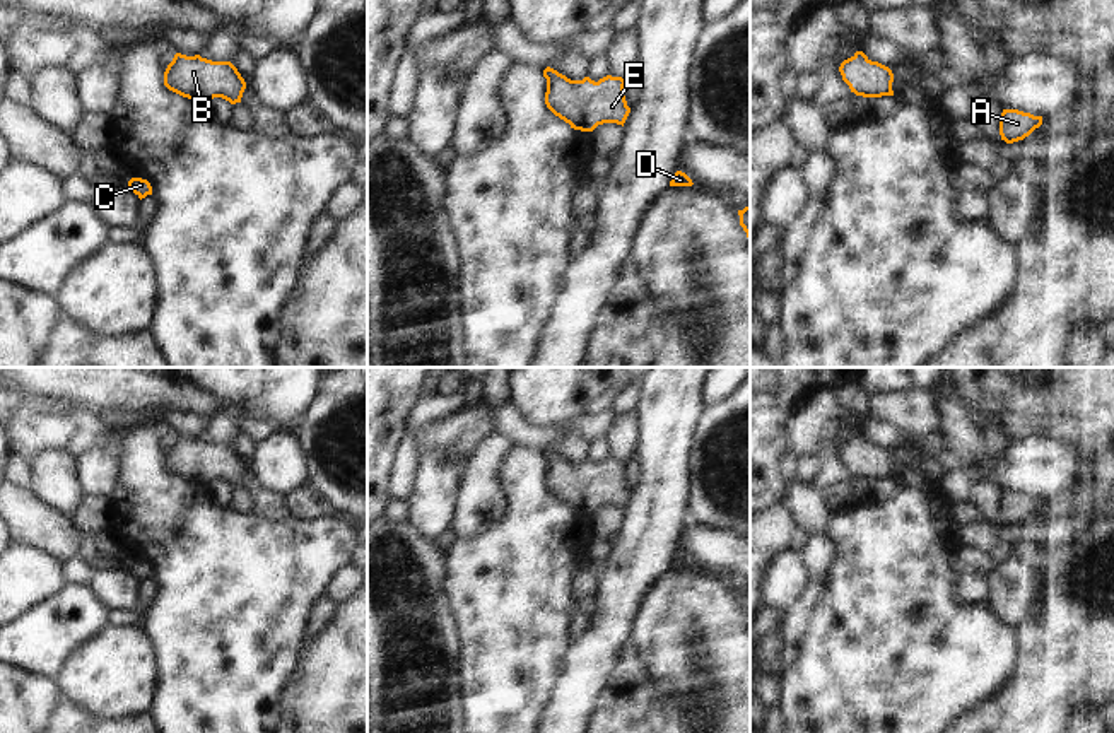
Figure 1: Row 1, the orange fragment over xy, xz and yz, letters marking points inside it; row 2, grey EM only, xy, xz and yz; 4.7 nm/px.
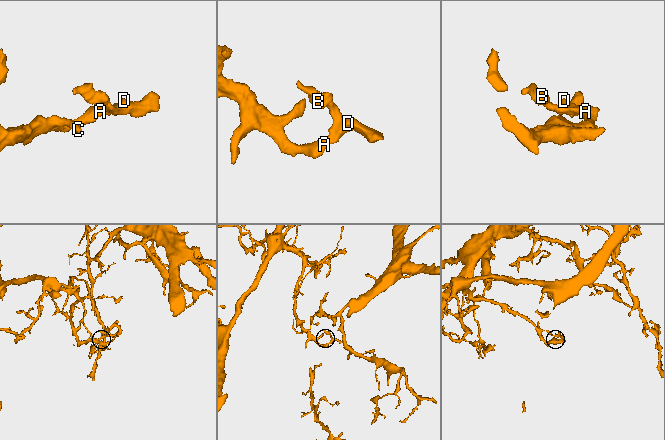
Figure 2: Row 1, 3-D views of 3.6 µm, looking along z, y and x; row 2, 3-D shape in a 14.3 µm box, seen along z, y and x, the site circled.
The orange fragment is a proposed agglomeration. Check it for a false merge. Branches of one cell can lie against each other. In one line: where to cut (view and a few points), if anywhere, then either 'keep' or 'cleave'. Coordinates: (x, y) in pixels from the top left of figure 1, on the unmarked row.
no cut; keep

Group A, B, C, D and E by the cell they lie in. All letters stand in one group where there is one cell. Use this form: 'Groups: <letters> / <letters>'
Groups: A B C D E.

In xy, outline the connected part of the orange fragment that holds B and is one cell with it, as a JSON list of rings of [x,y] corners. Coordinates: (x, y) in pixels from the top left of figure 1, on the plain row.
[[[176,436],[164,454],[164,468],[188,482],[207,485],[222,480],[241,485],[246,465],[231,444],[212,444],[200,437]]]

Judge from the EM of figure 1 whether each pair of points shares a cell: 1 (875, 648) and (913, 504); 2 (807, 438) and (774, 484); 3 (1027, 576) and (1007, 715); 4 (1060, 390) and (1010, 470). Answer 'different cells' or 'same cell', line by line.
1: same cell
2: different cells
3: different cells
4: different cells

